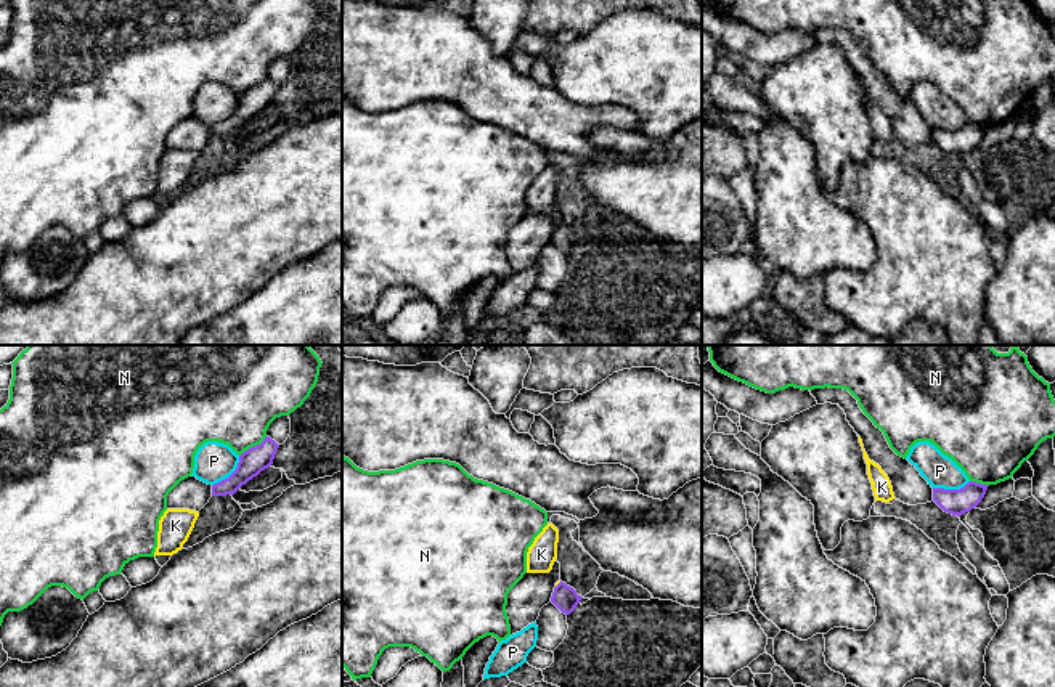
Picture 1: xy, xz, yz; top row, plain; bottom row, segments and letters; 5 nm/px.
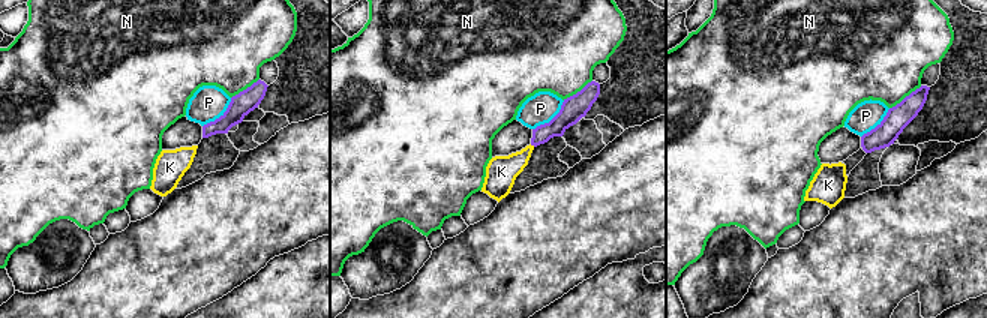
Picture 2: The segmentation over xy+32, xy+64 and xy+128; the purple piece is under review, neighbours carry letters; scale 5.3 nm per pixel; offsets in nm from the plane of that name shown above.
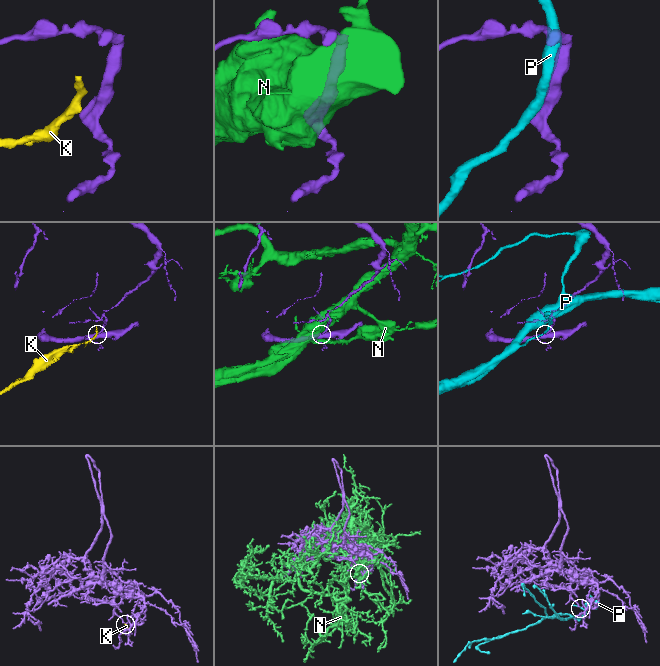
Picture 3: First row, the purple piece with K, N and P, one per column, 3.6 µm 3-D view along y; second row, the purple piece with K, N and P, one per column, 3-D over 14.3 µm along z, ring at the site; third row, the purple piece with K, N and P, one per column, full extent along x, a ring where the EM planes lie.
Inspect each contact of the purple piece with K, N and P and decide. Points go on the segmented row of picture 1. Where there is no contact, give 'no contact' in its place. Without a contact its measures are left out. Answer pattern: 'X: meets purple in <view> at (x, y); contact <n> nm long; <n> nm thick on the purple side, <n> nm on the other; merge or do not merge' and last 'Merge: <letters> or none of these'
K: meets purple in xz at (558, 585); contact 40 nm long; 120 nm thick on the purple side, 20 nm on the other; do not merge
N: meets purple in xy at (252, 447); contact 170 nm long; 130 nm thick on the purple side, 440 nm on the other; do not merge
P: meets purple in xy at (232, 474); contact 220 nm long; 130 nm thick on the purple side, 200 nm on the other; do not merge
Merge: none of these

